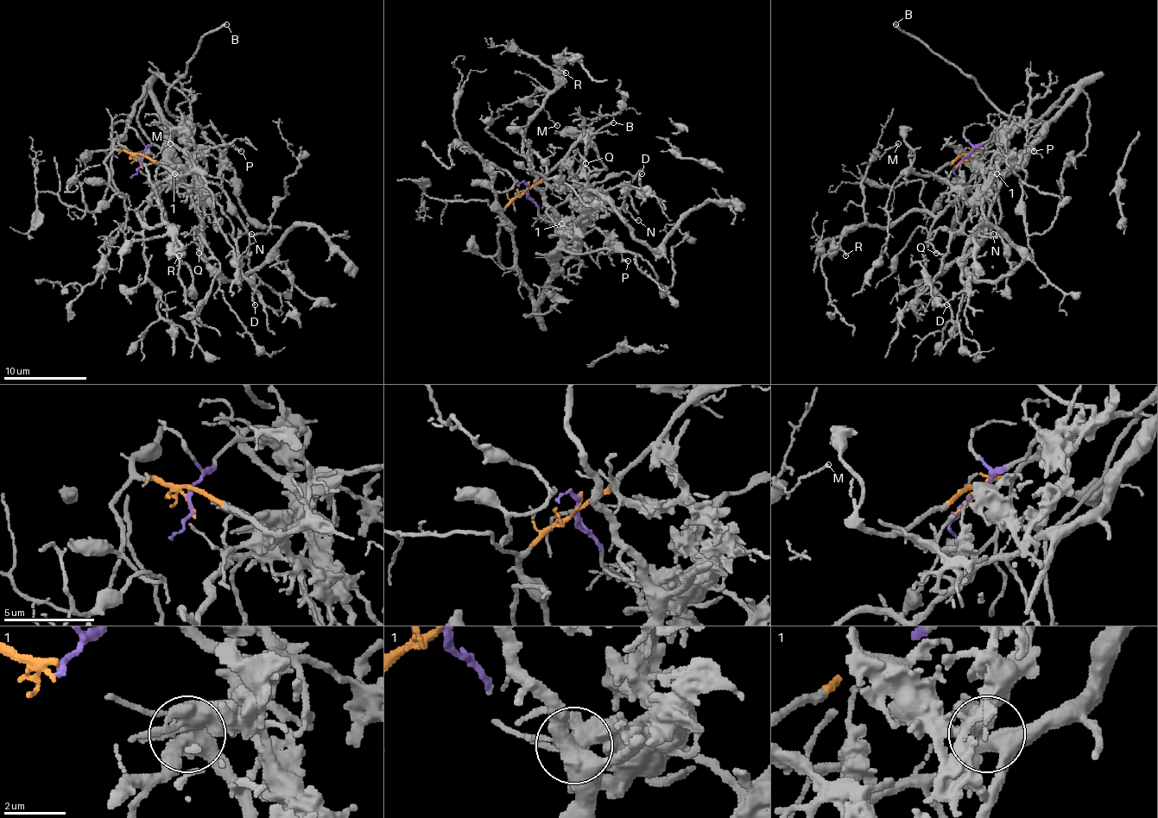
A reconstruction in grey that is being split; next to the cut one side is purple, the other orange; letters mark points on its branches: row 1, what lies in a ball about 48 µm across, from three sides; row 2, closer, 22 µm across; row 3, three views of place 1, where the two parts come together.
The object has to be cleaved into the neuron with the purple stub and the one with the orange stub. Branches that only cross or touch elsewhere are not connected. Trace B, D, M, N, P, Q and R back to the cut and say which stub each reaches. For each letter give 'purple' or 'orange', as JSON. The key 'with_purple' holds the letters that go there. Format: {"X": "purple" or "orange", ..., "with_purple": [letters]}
{"B": "purple", "D": "purple", "M": "orange", "N": "purple", "P": "purple", "Q": "purple", "R": "orange", "with_purple": ["B", "D", "N", "P", "Q"]}

